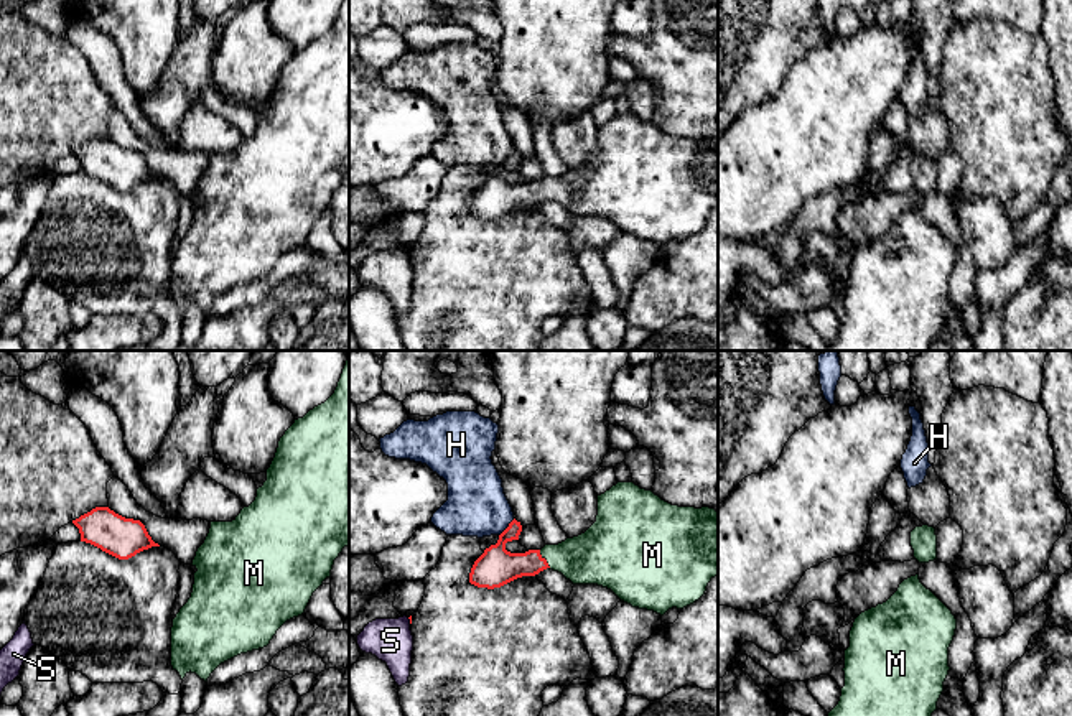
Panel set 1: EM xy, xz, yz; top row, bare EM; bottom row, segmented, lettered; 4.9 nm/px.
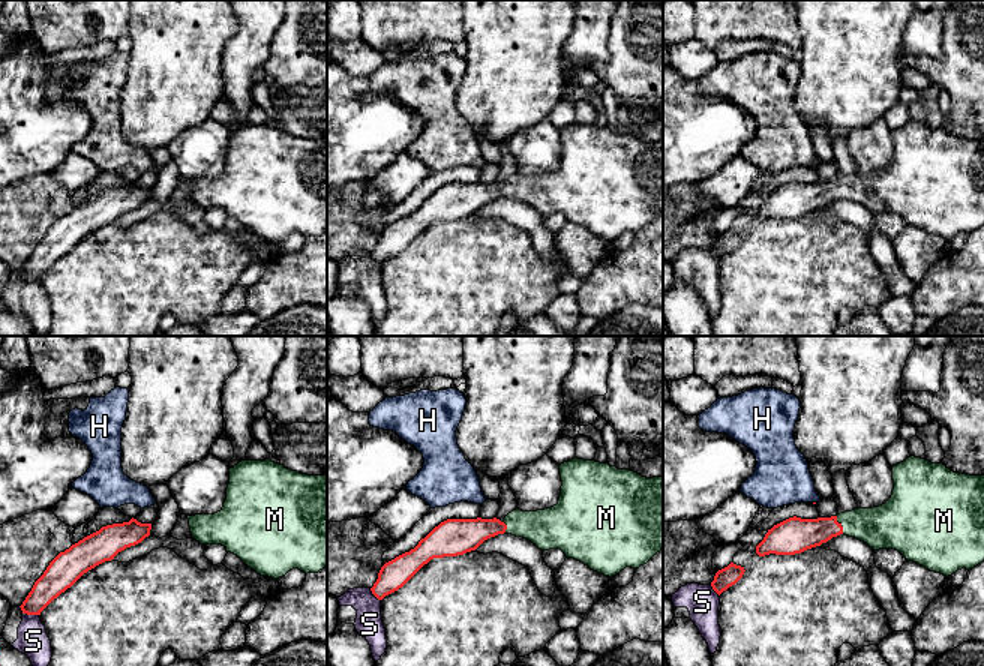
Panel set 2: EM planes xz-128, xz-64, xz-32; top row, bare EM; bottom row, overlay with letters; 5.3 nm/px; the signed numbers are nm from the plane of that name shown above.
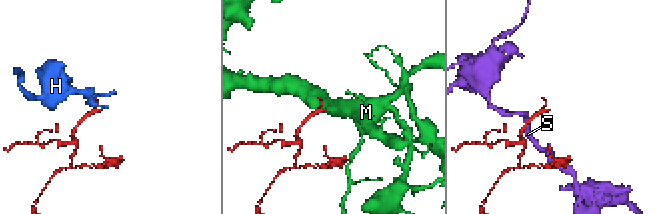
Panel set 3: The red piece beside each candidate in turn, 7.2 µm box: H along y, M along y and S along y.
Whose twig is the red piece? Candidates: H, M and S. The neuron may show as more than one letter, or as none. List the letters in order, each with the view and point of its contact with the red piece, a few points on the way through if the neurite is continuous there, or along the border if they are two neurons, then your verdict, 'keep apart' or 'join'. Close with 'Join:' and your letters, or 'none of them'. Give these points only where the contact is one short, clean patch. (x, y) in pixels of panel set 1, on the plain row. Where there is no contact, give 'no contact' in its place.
H: meets red in xz at (508, 158); border along xz (514, 150), (499, 167); keep apart
M: meets red in xz at (544, 190); runs through xz (496, 198), (526, 196), (544, 190), (595, 188); join
S: meets red in xz at (410, 252); keep apart
Join: M

